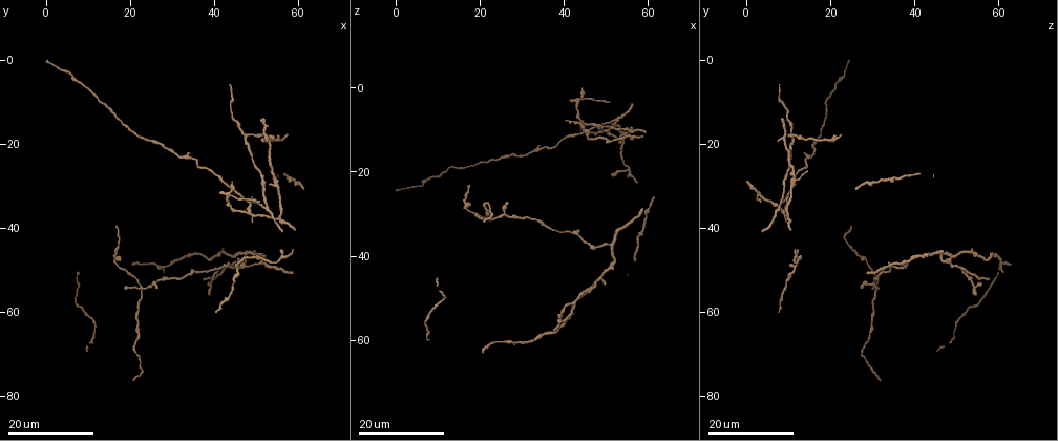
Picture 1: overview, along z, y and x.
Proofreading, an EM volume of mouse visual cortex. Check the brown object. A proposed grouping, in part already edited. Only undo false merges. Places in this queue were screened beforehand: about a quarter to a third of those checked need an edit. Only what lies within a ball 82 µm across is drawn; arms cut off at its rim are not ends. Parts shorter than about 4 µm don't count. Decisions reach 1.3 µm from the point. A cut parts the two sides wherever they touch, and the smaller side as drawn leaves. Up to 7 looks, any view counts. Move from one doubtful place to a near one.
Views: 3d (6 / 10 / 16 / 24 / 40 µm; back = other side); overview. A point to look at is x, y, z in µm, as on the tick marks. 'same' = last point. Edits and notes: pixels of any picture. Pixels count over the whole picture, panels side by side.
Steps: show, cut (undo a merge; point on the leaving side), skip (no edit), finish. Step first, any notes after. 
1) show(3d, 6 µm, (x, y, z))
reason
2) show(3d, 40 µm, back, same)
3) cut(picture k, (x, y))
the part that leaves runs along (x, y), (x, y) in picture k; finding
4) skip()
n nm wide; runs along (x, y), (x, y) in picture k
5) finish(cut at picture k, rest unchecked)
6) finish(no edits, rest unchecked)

show(3d, 16 µm, (51.0, 49.0, 37.0))
three-way junction

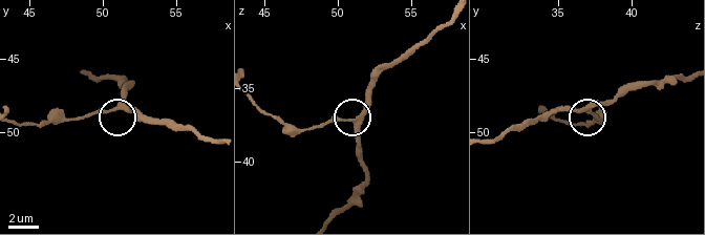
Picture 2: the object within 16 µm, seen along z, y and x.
show(3d, 6 µm, (51.0, 48.4, 37.2))

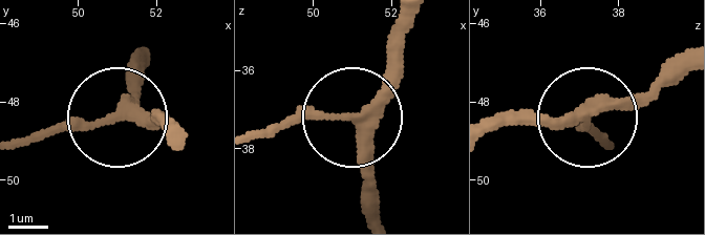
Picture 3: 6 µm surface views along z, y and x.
skip()
270 nm wide; runs along (415, 19), (391, 79), (365, 109), (258, 129) in picture 3; all the same neuron

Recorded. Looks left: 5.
show(3d, 24 µm, (23.0, 55.0, 31.0))
four-way junction

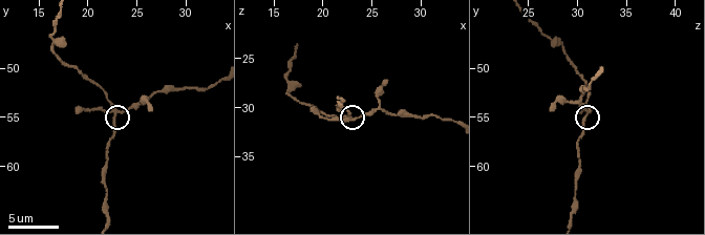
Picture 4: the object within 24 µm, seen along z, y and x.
show(3d, 10 µm, same)
closer look

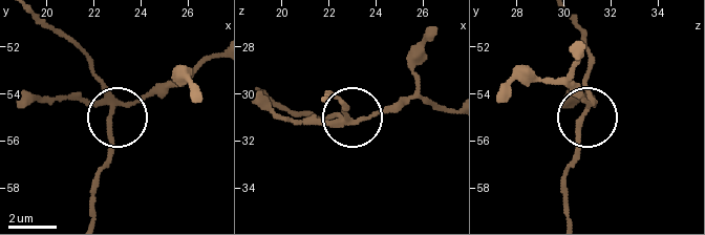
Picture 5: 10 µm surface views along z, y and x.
cut(picture 5, (110, 134))
the part that leaves runs along (109, 102), (109, 154), (97, 178), (91, 214) in picture 5; a second neuron is stuck on

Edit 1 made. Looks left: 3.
show(overview)

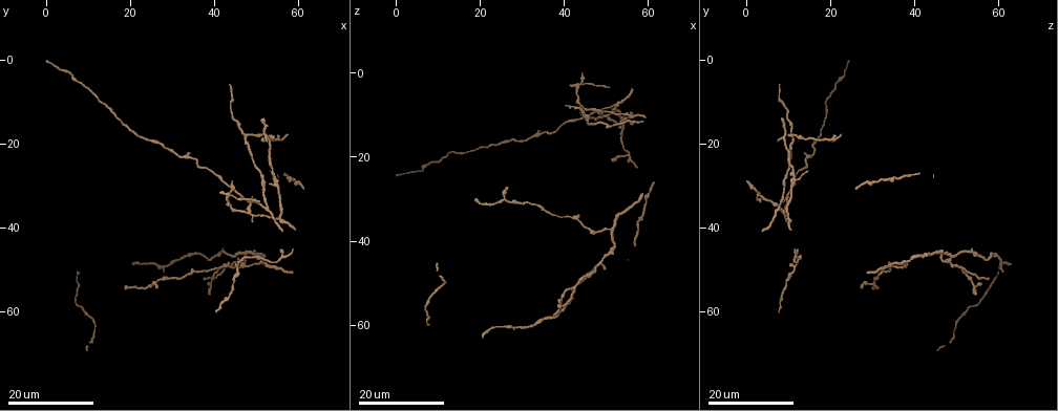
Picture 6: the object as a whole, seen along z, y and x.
show(3d, 16 µm, (48.0, 46.5, 46.5))
side arm on a straight run

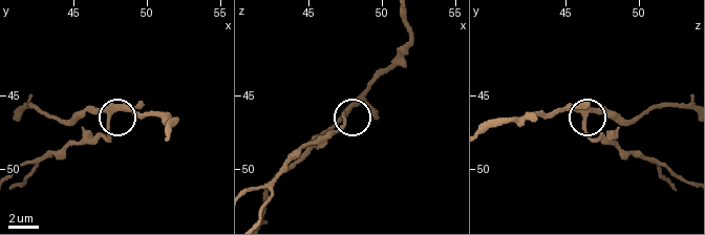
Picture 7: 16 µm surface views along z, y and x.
show(3d, 10 µm, (47.6, 46.2, 46.6))
zoom in

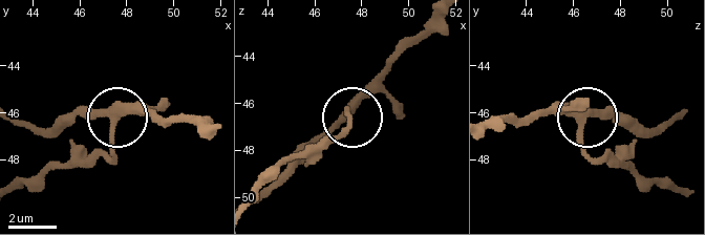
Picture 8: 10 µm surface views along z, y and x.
skip()
runs along (488, 128), (541, 114), (583, 114), (585, 150), (600, 161) in picture 8; one neuron here

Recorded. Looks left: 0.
finish(cut at picture 5, rest unchecked)

